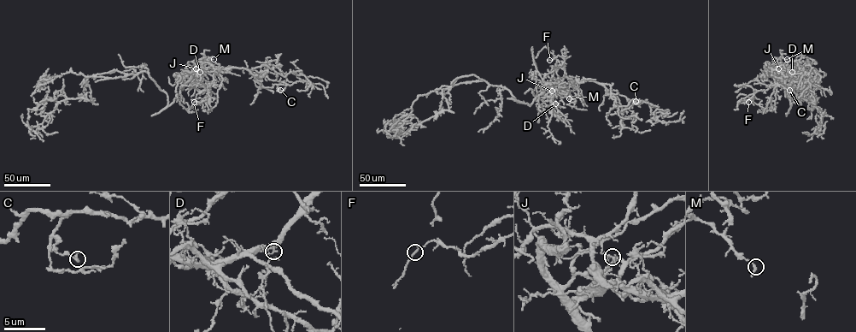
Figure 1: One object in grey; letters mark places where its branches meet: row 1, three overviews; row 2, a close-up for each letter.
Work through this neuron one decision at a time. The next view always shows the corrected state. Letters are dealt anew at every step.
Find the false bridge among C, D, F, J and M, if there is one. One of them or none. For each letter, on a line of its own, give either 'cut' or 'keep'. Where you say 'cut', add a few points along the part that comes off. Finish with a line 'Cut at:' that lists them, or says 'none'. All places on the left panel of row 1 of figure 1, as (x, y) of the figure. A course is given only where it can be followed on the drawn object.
C: keep
D: keep
F: keep
J: cut; foreign part runs (196, 68), (196, 71), (205, 70), (213, 76), (210, 96), (187, 110), (180, 103), (177, 94), (177, 97)
M: keep
Cut at: J

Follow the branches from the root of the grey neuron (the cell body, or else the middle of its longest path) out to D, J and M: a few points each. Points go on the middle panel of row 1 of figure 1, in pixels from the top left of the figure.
D: (520, 102), (530, 105), (548, 86), (552, 91), (552, 101), (555, 103)
J: (520, 102), (530, 105), (548, 86), (552, 91)
M: (520, 102), (530, 105), (548, 85), (559, 88), (559, 92), (569, 98)

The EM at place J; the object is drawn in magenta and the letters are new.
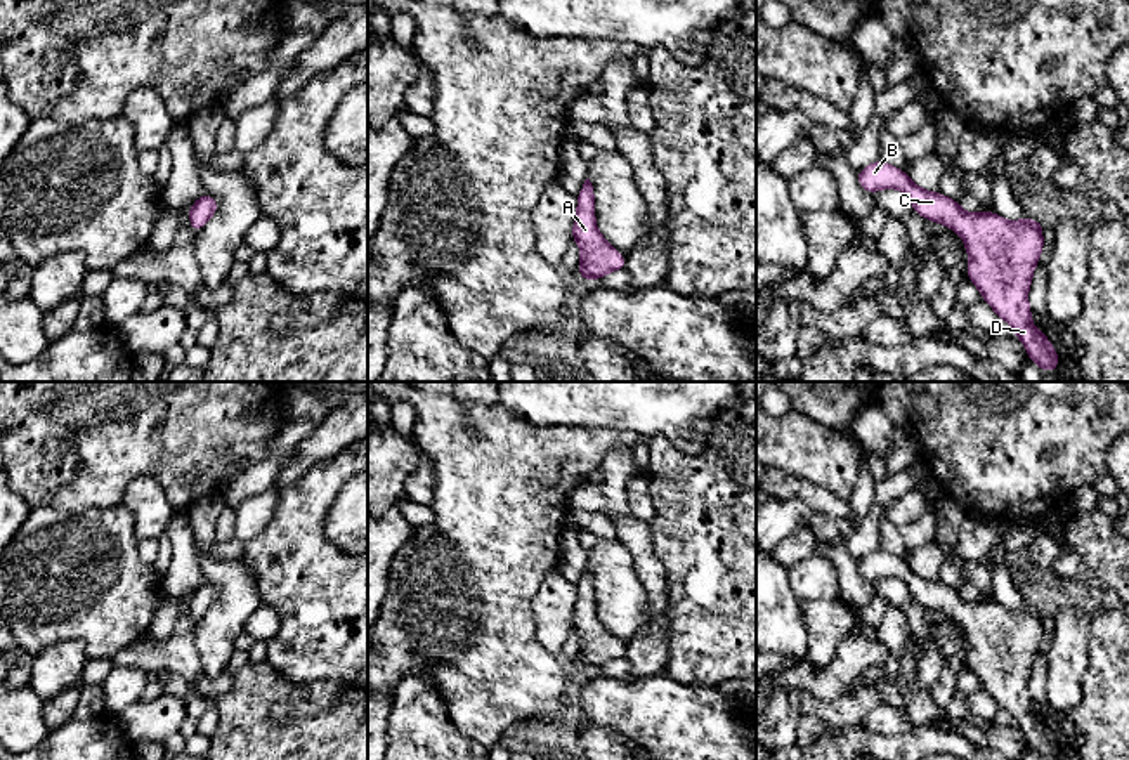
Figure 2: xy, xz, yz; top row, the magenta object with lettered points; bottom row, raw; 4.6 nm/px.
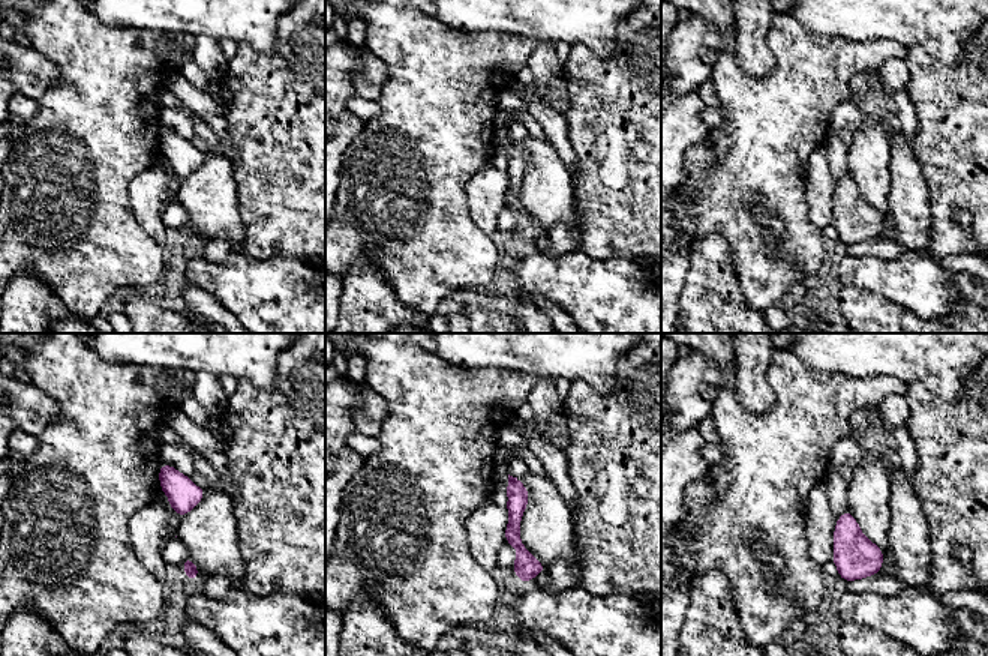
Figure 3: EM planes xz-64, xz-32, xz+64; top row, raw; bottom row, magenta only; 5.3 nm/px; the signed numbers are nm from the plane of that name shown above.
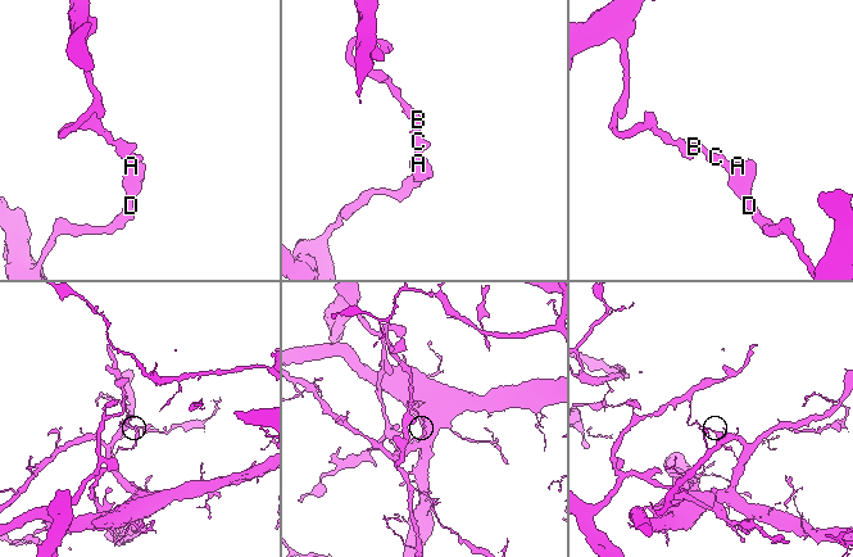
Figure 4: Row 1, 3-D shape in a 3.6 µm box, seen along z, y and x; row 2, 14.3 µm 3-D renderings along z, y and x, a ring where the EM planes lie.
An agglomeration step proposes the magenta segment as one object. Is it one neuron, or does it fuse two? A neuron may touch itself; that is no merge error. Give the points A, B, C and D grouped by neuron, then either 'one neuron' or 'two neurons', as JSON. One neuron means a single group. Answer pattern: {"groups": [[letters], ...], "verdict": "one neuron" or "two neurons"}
{"groups": [["A", "D"], ["B", "C"]], "verdict": "two neurons"}

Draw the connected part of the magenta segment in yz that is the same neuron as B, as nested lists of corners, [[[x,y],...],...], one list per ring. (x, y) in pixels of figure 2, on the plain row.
[[[878,548],[867,554],[864,559],[857,560],[857,569],[872,585],[879,578],[904,580],[910,595],[923,607],[940,611],[949,618],[954,618],[969,607],[969,602],[959,595],[957,588],[916,574],[904,559],[888,554],[886,550]]]

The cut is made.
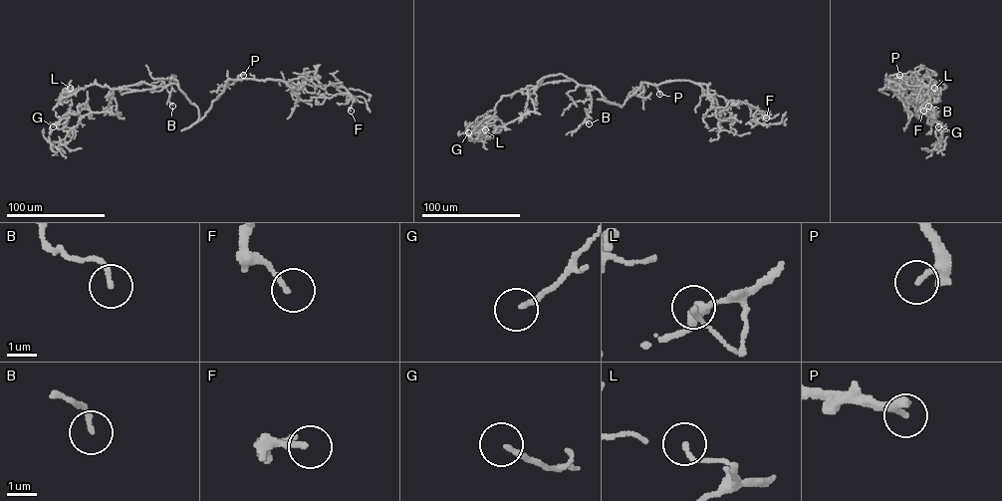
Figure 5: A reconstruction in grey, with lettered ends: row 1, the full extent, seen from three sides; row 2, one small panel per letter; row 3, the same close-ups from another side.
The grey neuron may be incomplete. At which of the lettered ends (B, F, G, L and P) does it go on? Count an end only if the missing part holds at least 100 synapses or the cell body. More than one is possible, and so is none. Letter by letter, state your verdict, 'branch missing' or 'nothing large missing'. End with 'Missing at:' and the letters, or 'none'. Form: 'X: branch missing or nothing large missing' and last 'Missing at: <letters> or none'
B: nothing large missing
F: nothing large missing
G: nothing large missing
L: nothing large missing
P: branch missing
Missing at: P

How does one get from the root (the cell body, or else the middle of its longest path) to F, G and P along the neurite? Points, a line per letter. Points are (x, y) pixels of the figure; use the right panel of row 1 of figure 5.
F: (908, 106), (909, 120), (911, 114), (885, 80), (911, 101), (905, 98), (919, 94), (923, 111)
G: (908, 106), (890, 83), (885, 86), (886, 82), (903, 98), (909, 114), (932, 116), (930, 112), (938, 126)
P: (908, 106), (909, 120), (911, 114), (887, 82), (890, 75), (899, 75)

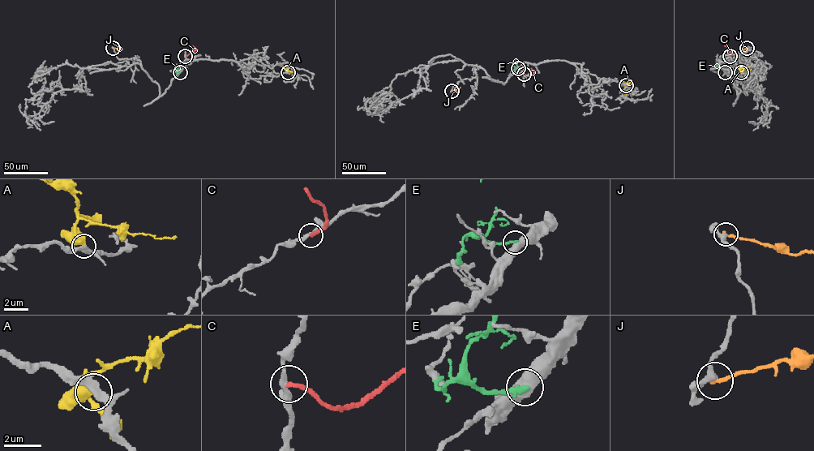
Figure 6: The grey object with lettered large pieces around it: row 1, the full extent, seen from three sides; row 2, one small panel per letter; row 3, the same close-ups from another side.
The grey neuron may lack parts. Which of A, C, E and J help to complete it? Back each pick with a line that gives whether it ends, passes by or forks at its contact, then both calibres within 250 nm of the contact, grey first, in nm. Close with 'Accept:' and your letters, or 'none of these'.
Accept: none of these

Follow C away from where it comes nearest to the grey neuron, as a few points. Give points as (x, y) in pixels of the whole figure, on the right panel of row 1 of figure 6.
C: (730, 56), (729, 48), (724, 45)

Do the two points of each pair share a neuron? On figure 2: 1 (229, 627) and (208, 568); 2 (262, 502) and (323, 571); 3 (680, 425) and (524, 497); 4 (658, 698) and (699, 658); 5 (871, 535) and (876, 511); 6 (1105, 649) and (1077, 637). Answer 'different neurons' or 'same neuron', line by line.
1: same neuron
2: different neurons
3: different neurons
4: different neurons
5: same neuron
6: different neurons

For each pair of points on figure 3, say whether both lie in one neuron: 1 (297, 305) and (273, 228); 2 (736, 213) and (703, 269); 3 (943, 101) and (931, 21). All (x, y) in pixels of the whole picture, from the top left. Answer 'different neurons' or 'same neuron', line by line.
1: different neurons
2: different neurons
3: different neurons

